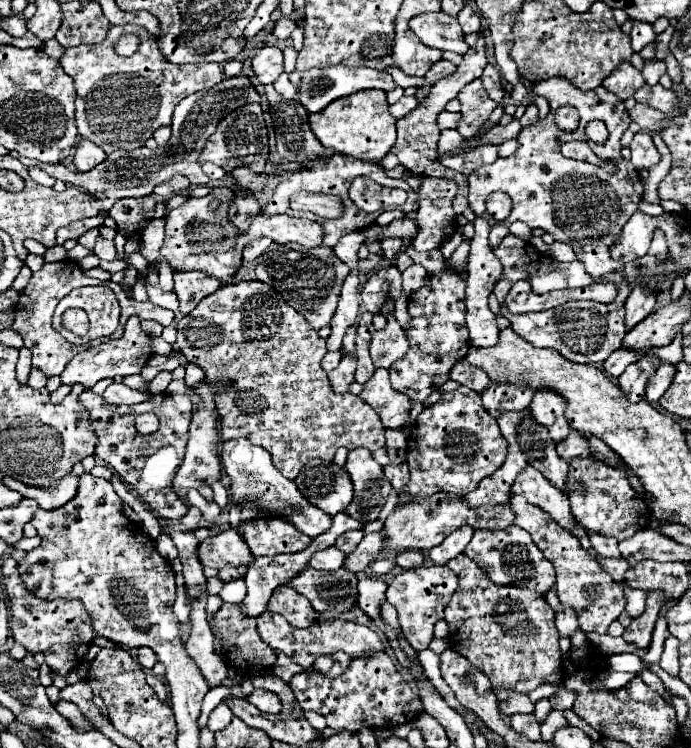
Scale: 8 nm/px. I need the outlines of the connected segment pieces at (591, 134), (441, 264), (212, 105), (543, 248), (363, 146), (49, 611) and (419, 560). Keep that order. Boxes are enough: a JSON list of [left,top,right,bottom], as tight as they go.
[[585,120,607,144],[405,242,445,276],[19,76,261,204],[529,238,577,262],[309,90,395,162],[3,556,97,676],[397,550,425,568]]

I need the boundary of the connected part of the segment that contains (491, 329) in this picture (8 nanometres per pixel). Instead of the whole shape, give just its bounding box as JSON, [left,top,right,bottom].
[465,218,503,348]

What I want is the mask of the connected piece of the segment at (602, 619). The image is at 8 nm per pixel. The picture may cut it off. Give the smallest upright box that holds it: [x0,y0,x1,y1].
[509,496,625,634]

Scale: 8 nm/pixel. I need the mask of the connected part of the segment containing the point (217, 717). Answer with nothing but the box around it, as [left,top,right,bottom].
[207,706,233,732]

